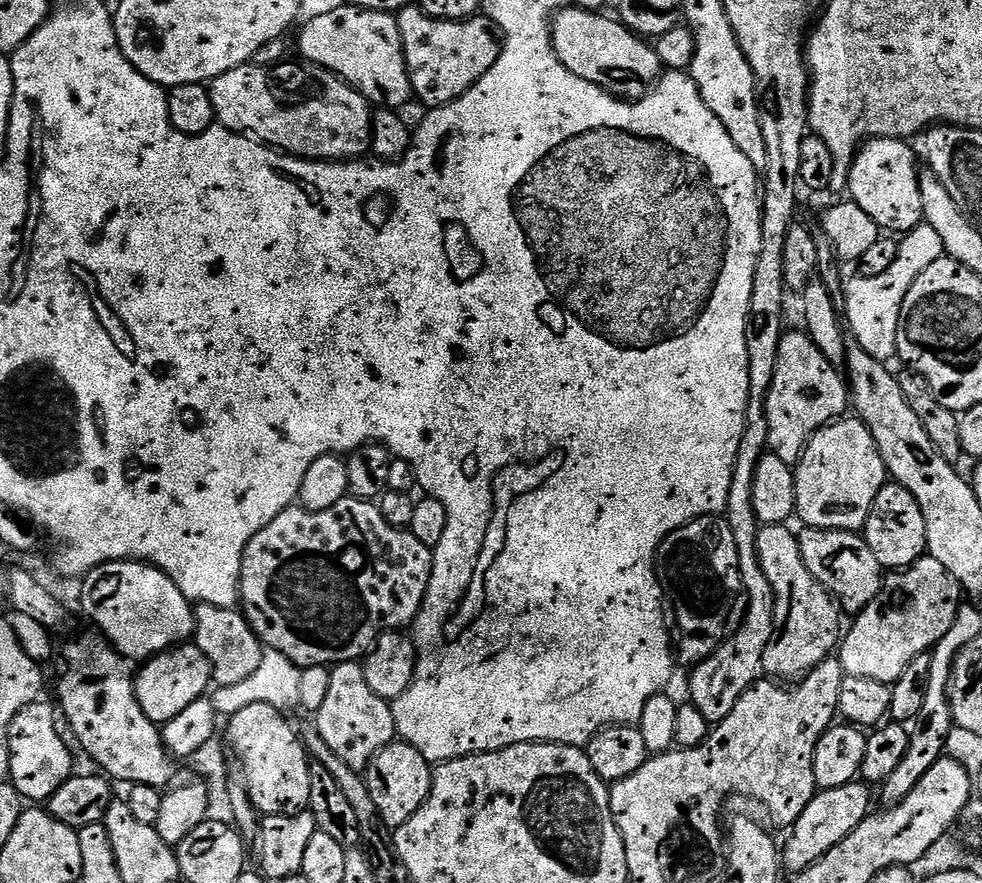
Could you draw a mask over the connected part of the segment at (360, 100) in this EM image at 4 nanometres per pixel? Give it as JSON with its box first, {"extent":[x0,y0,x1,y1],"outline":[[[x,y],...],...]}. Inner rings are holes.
{"extent":[210,62,374,162],"outline":[[[249,62],[211,81],[210,91],[219,127],[228,128],[240,136],[251,136],[270,148],[299,156],[301,160],[339,162],[367,157],[372,147],[374,111],[370,101],[357,88],[350,87],[324,68],[307,62],[301,65],[288,63],[281,62],[267,68],[263,64]]]}

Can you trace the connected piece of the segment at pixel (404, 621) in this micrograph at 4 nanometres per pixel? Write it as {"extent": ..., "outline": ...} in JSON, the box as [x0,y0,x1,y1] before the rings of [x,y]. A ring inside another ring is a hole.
{"extent":[238,494,433,670],"outline":[[[349,494],[343,500],[334,502],[330,510],[318,510],[311,512],[299,506],[293,506],[282,510],[274,522],[262,526],[254,538],[245,546],[242,554],[242,566],[238,573],[238,583],[240,586],[239,607],[242,609],[248,625],[254,630],[254,634],[267,649],[274,648],[286,654],[290,662],[294,662],[302,670],[310,666],[335,666],[345,664],[347,660],[359,661],[368,655],[383,632],[389,630],[404,630],[411,625],[420,613],[420,607],[426,601],[428,594],[428,583],[432,577],[432,557],[433,549],[428,548],[408,528],[395,528],[382,518],[379,507],[371,500],[357,500],[355,496]]]}

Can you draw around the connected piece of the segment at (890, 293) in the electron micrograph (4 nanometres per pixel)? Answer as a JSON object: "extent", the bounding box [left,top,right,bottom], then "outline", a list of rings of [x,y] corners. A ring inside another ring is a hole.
{"extent":[843,222,943,362],"outline":[[[922,222],[903,237],[902,268],[904,264],[904,276],[896,276],[897,274],[887,276],[857,275],[856,280],[849,279],[847,281],[843,307],[848,308],[846,320],[850,325],[850,336],[862,346],[862,350],[866,350],[866,354],[870,354],[875,360],[885,362],[891,361],[896,356],[898,322],[902,314],[902,302],[906,298],[910,286],[914,286],[918,274],[922,274],[922,270],[926,270],[926,266],[938,262],[943,255],[942,238],[929,224]]]}

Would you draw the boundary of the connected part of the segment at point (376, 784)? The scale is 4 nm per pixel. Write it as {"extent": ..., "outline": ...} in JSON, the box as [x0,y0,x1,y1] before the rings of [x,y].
{"extent":[362,742,434,830],"outline":[[[393,742],[374,754],[362,775],[370,790],[370,798],[374,798],[374,806],[378,806],[381,825],[385,829],[395,830],[410,822],[410,818],[414,818],[426,802],[432,789],[434,768],[426,758],[422,758],[422,754],[418,754],[418,750],[414,750],[414,746]]]}

